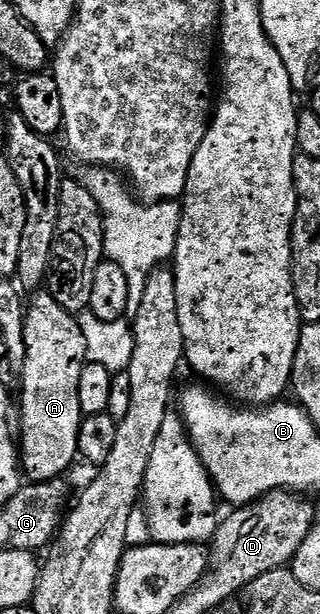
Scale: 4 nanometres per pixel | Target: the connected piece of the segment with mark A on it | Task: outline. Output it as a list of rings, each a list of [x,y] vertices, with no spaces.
[[[37,291],[31,300],[25,315],[25,366],[18,376],[18,453],[23,475],[29,481],[39,482],[63,477],[63,472],[71,466],[72,459],[77,459],[82,423],[78,382],[88,359],[88,350],[77,317],[67,312],[52,297],[51,291]]]

